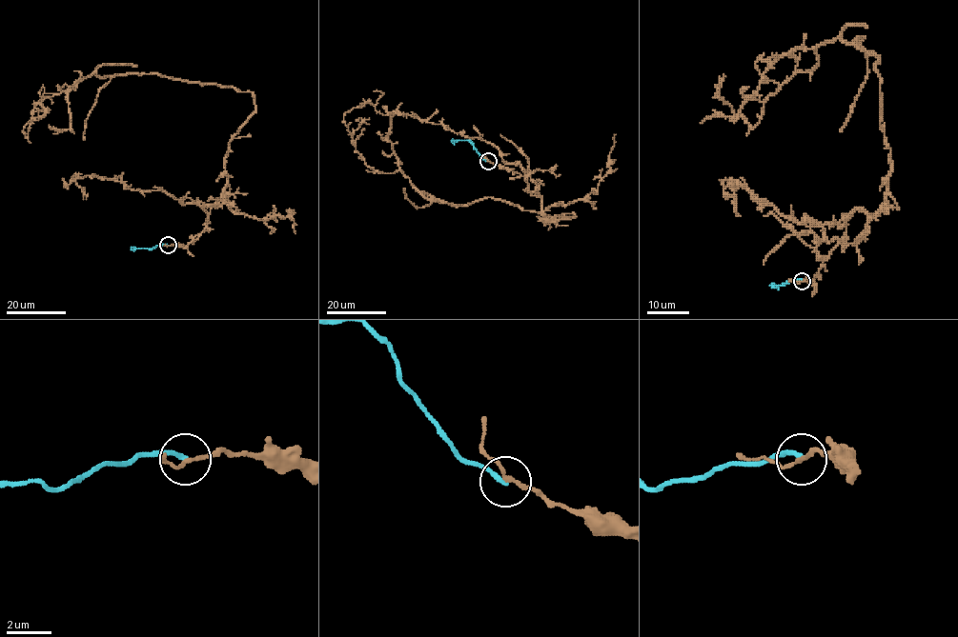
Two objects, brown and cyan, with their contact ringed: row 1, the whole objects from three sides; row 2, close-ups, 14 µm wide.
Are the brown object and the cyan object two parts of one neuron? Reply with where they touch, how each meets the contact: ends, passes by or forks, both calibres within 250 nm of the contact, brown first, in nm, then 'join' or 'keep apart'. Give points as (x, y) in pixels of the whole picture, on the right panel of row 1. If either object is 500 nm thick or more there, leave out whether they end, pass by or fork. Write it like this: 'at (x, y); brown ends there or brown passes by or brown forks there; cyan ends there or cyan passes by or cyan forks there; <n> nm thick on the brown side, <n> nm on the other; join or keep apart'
at (802, 281); brown passes by; cyan ends there; 160 nm thick on the brown side, 200 nm on the other; keep apart

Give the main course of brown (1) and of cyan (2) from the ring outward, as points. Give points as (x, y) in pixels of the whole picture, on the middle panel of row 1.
1: (488, 161), (525, 177), (544, 224), (576, 216), (491, 197), (427, 199), (356, 150), (344, 114), (365, 106)
2: (488, 161), (469, 140), (456, 141), (455, 145)

